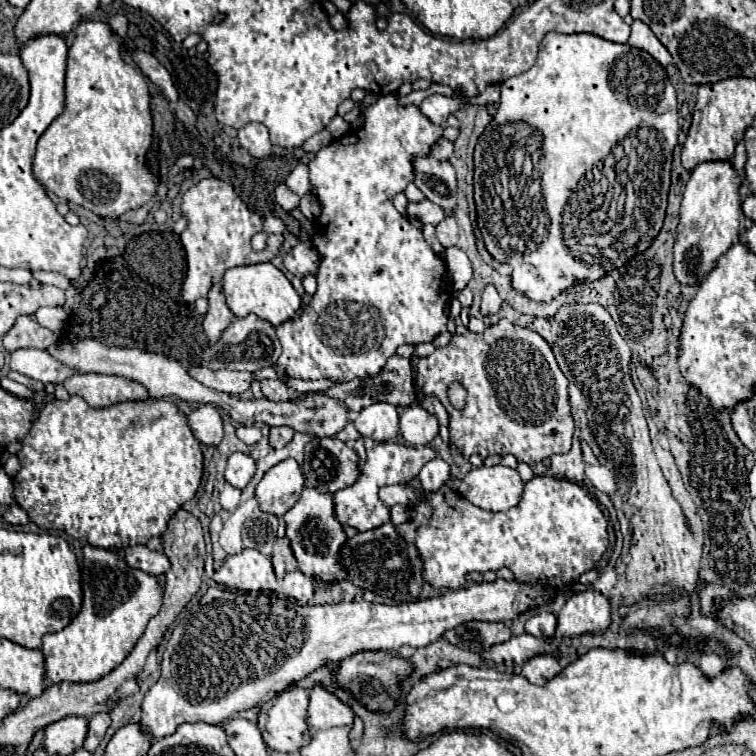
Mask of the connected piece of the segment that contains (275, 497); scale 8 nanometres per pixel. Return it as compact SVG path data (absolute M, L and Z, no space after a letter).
M285 459L271 467L257 485L257 501L261 511L277 517L285 515L303 491L303 473L295 459Z

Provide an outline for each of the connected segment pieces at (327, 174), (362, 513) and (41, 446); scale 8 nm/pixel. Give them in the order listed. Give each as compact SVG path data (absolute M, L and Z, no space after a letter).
M395 95L379 97L363 115L365 123L359 131L335 139L309 161L311 191L323 207L321 215L315 219L313 237L321 267L317 273L317 293L311 303L303 309L299 319L283 323L291 325L287 333L279 333L277 329L283 353L275 369L289 377L331 379L339 383L377 375L399 345L427 343L447 329L445 307L451 299L451 289L445 261L433 253L421 229L411 225L411 221L393 207L395 193L403 191L407 183L413 181L411 159L415 155L427 155L431 145L443 135L443 127L431 123L417 105L401 105Z
M395 441L377 443L373 449L367 449L367 459L359 465L359 479L353 485L333 493L337 521L341 525L355 527L357 531L369 531L385 525L391 517L391 509L381 501L379 489L385 485L409 483L417 479L421 467L435 457L437 453L431 447L413 447L413 445L401 445Z
M71 395L67 401L51 401L47 403L37 421L33 423L31 431L27 433L27 437L21 443L21 451L17 453L19 463L21 463L21 471L13 477L13 495L15 501L27 511L29 519L33 523L37 523L41 529L49 529L49 531L65 531L69 537L81 539L85 537L91 545L95 547L103 547L103 549L117 549L117 535L119 535L119 543L121 547L127 545L145 545L151 537L161 537L167 529L169 519L175 515L177 509L181 509L181 505L185 501L191 501L201 485L201 475L203 475L203 451L199 441L195 439L193 431L187 425L187 417L177 409L175 403L167 401L167 399L155 399L155 397L147 397L147 399L139 399L139 401L123 401L123 403L115 403L103 409L93 409L85 403L83 397L79 395Z

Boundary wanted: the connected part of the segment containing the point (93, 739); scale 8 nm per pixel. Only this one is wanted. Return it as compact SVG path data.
M97 713L97 715L93 715L89 719L89 733L87 733L83 749L87 749L89 753L93 753L99 747L99 743L101 743L101 739L103 739L103 735L105 735L105 731L107 731L109 725L111 725L109 713Z

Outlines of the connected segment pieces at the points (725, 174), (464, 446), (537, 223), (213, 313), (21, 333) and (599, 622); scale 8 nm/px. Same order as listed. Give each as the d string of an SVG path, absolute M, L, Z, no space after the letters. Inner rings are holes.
M701 163L691 171L691 179L681 199L681 221L675 237L673 273L679 285L701 283L717 261L739 241L739 177L731 163Z
M507 319L485 329L485 333L453 335L449 345L437 347L431 355L421 357L417 365L417 391L421 397L437 397L449 413L451 439L463 457L473 453L481 457L489 455L515 455L519 463L535 465L547 457L569 453L573 443L575 421L571 415L571 403L567 393L567 377L559 369L551 345L535 331L513 325ZM451 383L461 383L467 391L467 403L463 409L455 409L447 397Z
M551 33L541 41L535 65L501 83L497 115L475 145L473 187L477 227L483 235L485 249L493 259L513 267L511 287L515 291L531 301L549 303L573 285L603 279L613 271L615 265L611 257L605 257L605 251L611 249L611 241L619 239L621 261L631 261L655 241L665 219L671 153L679 131L677 97L673 85L667 81L665 69L641 49L611 43L587 33ZM515 151L523 151L529 157L539 157L541 151L541 171L533 171L531 177L525 177L517 159L513 159Z
M219 285L211 287L211 291L209 291L209 311L203 319L203 329L209 335L211 345L221 339L223 331L233 323L233 319L235 319L235 315L227 307L223 293L221 293L221 287Z
M19 317L15 321L15 327L11 327L11 331L7 331L7 335L3 337L3 345L9 353L25 347L47 349L53 341L55 335L49 329L41 327L33 317Z
M595 589L569 595L557 615L557 633L565 639L605 631L611 623L609 599Z

